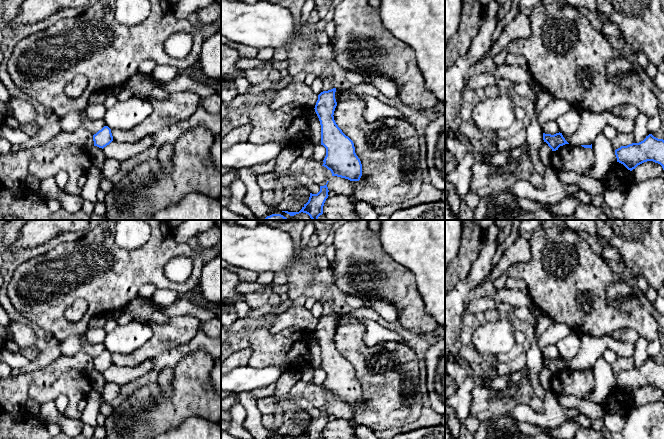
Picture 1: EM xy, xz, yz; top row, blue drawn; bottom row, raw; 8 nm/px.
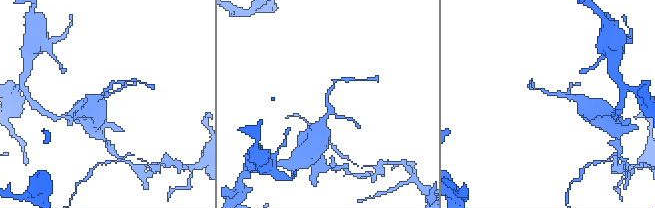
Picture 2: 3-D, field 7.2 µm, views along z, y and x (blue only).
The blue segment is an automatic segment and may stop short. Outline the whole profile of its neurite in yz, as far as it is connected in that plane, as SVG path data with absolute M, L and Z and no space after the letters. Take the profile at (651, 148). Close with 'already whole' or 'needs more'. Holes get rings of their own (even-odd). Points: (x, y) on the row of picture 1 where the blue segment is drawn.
M652 134L639 143L621 146L615 150L615 155L617 162L630 171L647 161L660 164L664 170L664 140L654 137Z; already whole

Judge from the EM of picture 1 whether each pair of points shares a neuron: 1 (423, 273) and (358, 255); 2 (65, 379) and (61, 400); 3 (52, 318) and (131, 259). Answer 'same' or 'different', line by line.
1: different
2: different
3: same

